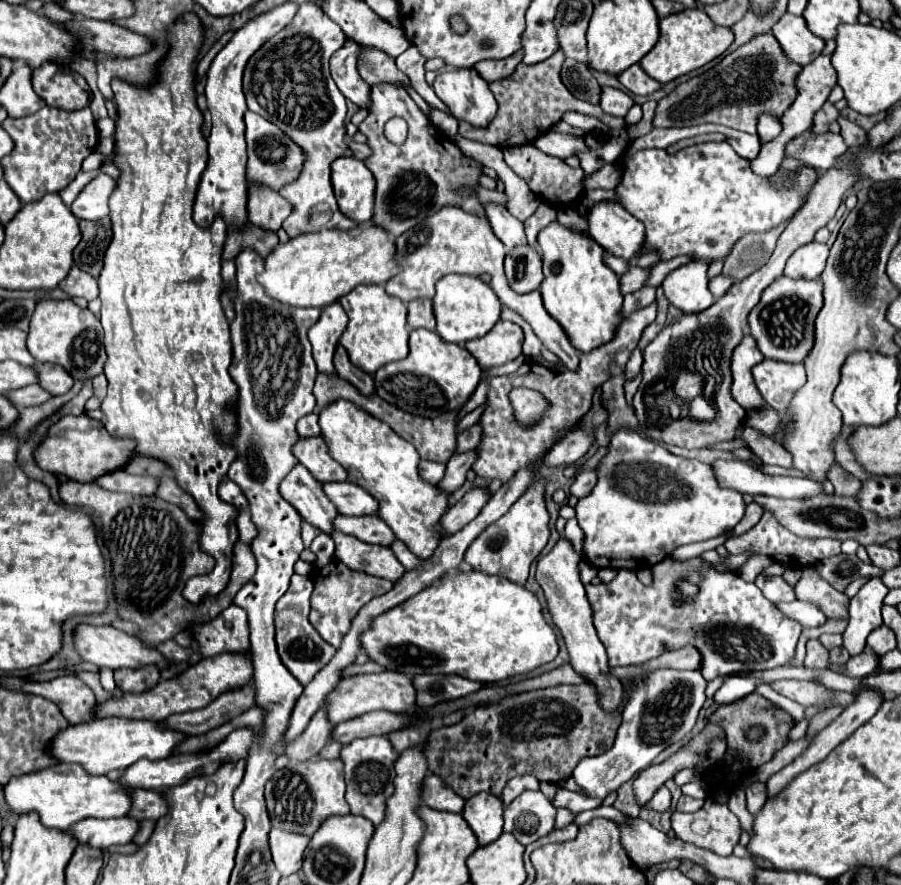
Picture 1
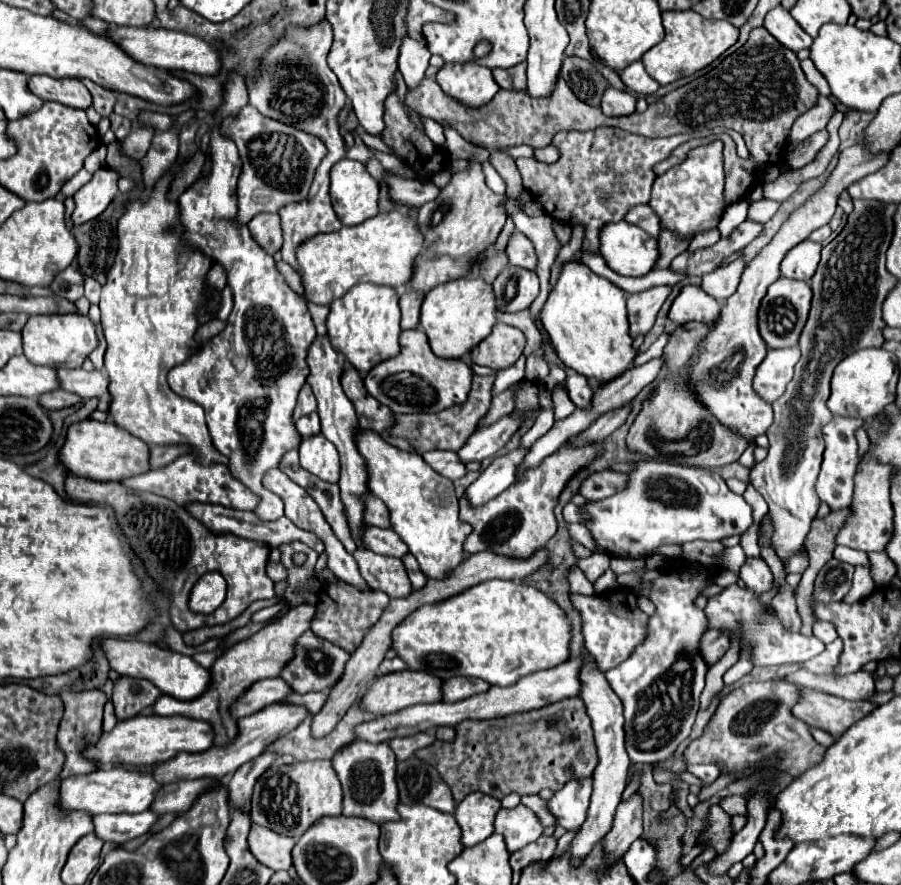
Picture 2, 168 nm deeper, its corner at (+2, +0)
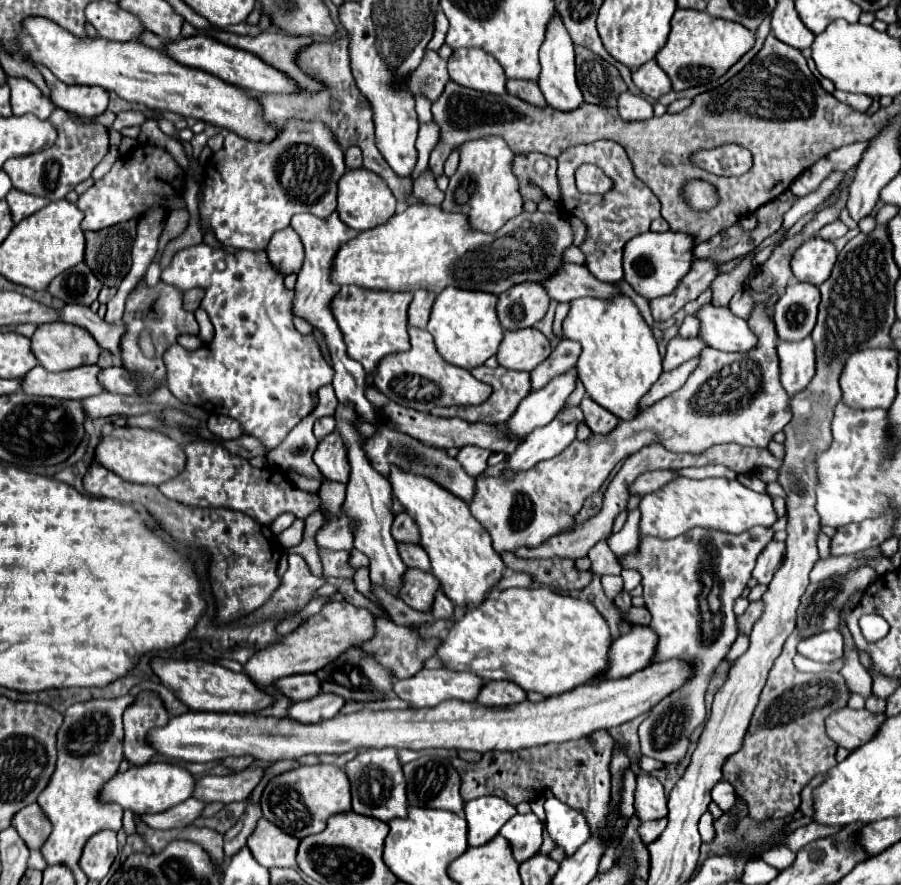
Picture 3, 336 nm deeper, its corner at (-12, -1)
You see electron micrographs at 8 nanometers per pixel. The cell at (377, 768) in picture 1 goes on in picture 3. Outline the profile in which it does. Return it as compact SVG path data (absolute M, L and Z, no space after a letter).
M372 749L358 753L350 763L346 763L346 775L352 785L352 809L360 815L370 815L380 821L390 821L396 817L406 817L406 783L402 775L402 765L396 757L396 749Z

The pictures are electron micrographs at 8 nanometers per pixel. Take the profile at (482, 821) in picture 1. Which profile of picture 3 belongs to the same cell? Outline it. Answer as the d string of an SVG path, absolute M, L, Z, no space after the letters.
M478 797L464 807L468 823L468 845L478 847L494 839L500 827L518 811L500 797Z

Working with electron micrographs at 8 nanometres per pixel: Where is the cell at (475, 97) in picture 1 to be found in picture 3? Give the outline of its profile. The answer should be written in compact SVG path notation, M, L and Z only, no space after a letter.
M460 47L448 59L450 79L458 85L484 91L484 93L506 93L506 75L500 63L478 47Z

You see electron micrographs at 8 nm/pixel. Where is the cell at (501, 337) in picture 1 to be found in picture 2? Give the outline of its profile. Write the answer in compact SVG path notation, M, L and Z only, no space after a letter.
M496 324L490 336L470 350L470 360L480 366L502 370L512 366L524 350L524 334L508 324Z

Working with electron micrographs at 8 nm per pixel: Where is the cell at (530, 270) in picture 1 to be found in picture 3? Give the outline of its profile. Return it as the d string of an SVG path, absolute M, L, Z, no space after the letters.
M520 283L498 295L496 313L502 329L516 331L534 327L548 311L550 297L538 283Z

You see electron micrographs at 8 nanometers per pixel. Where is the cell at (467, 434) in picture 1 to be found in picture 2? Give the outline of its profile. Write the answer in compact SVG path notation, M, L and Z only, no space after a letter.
M508 388L508 390L504 390L502 394L494 396L490 410L488 410L488 412L486 412L486 416L478 422L478 428L494 424L494 422L496 422L496 420L500 420L502 416L508 416L508 414L510 414L510 410L514 410L514 402L510 402L510 388Z

